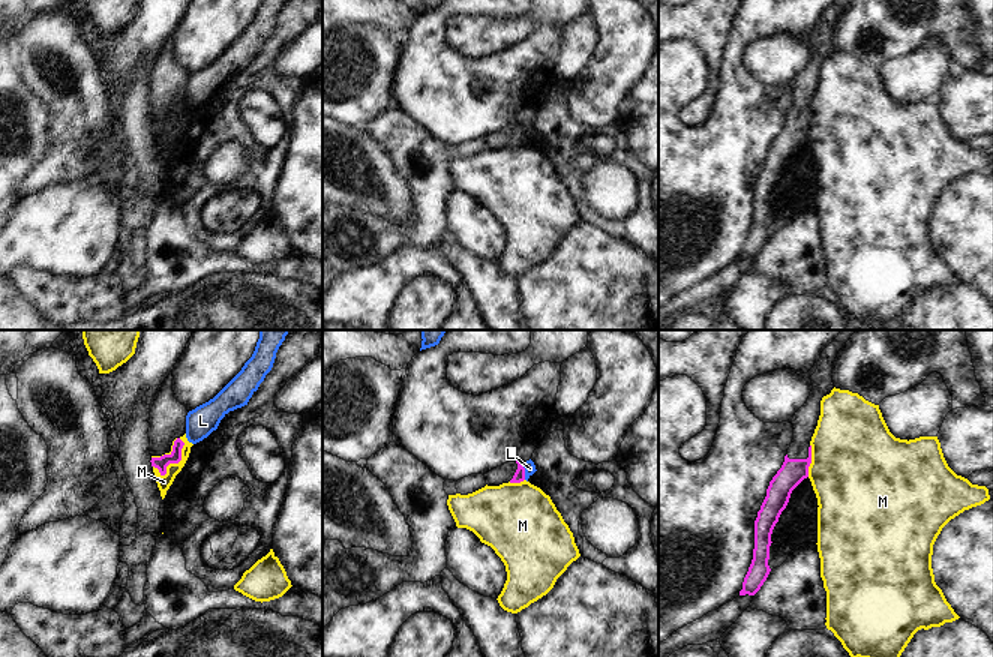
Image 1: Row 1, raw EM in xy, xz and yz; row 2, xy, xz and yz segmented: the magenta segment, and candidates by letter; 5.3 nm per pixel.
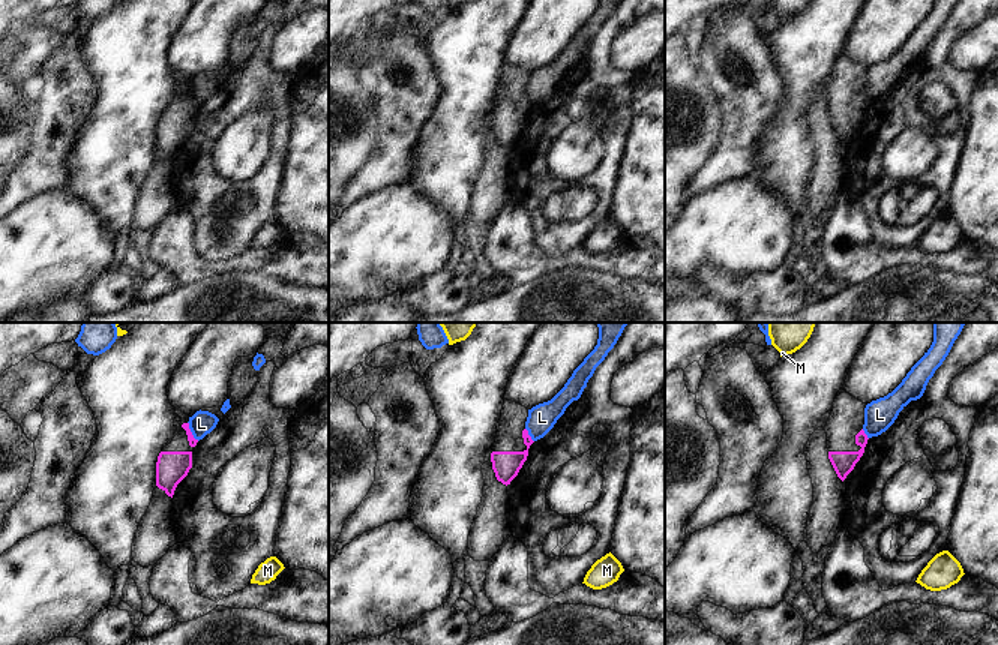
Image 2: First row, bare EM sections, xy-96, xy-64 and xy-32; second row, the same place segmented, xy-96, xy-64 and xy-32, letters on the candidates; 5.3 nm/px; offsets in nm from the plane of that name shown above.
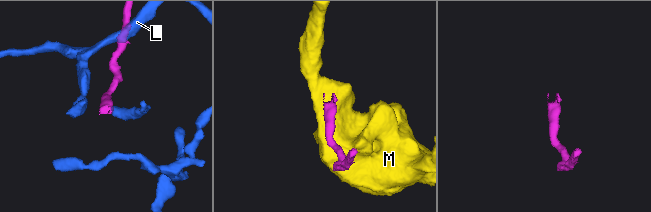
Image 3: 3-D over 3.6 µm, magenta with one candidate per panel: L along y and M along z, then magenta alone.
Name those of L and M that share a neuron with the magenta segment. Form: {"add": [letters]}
{"add": []}

